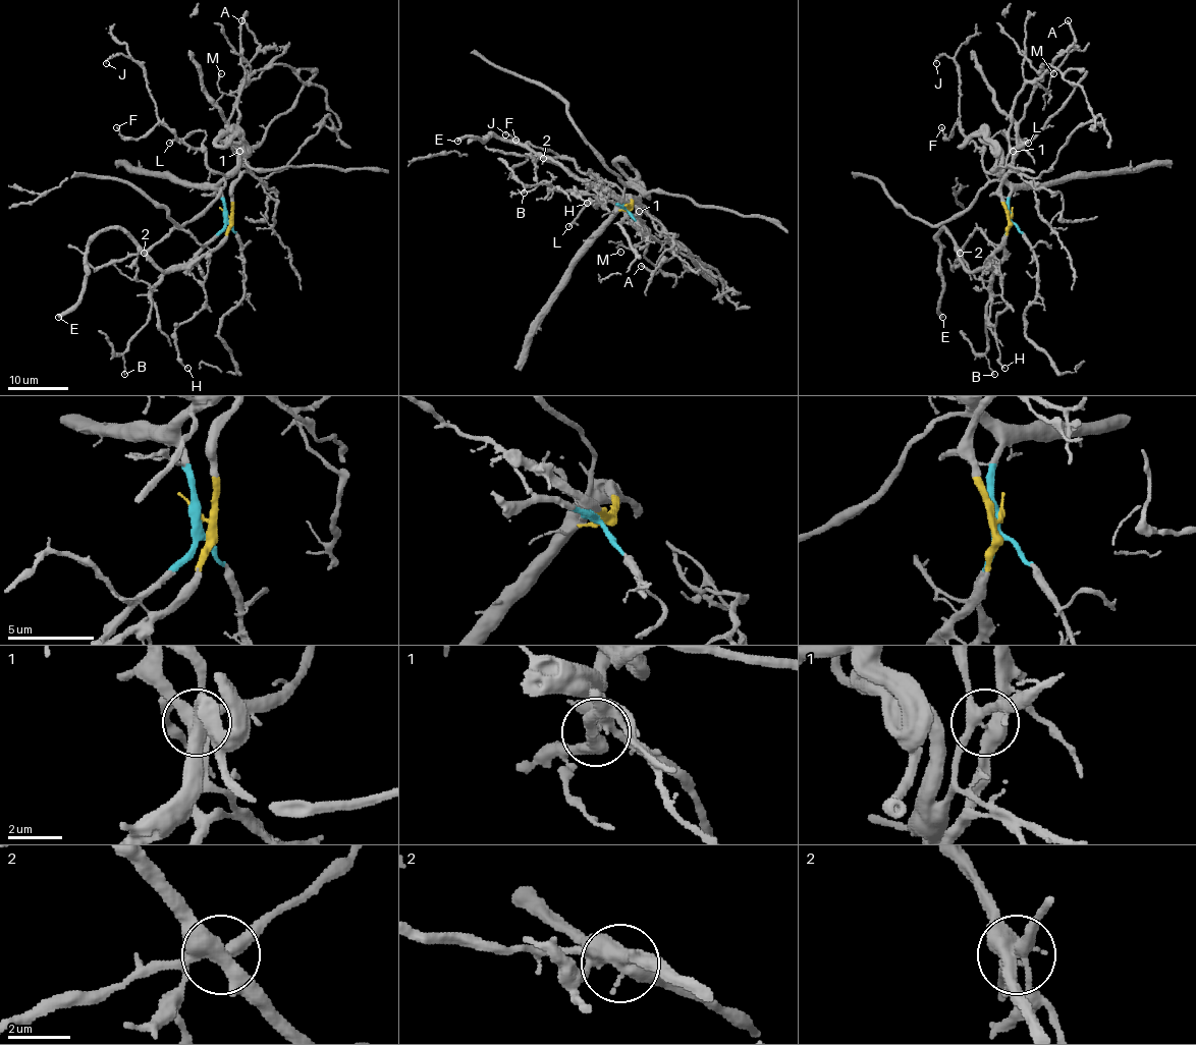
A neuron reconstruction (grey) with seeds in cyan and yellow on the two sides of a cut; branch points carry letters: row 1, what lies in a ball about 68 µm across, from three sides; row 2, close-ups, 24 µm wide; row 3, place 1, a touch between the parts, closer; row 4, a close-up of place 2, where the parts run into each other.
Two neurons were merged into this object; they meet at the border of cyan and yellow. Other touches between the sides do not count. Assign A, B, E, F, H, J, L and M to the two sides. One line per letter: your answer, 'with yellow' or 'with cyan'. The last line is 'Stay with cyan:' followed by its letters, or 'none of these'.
A: with yellow
B: with cyan
E: with yellow
F: with cyan
H: with yellow
J: with cyan
L: with cyan
M: with cyan
Stay with cyan: B, F, J, L, M

